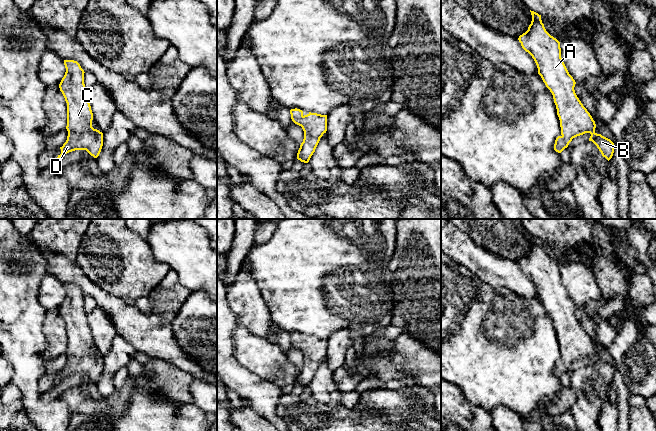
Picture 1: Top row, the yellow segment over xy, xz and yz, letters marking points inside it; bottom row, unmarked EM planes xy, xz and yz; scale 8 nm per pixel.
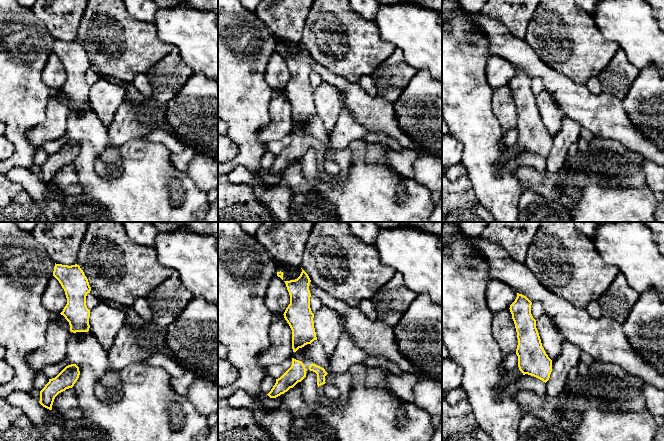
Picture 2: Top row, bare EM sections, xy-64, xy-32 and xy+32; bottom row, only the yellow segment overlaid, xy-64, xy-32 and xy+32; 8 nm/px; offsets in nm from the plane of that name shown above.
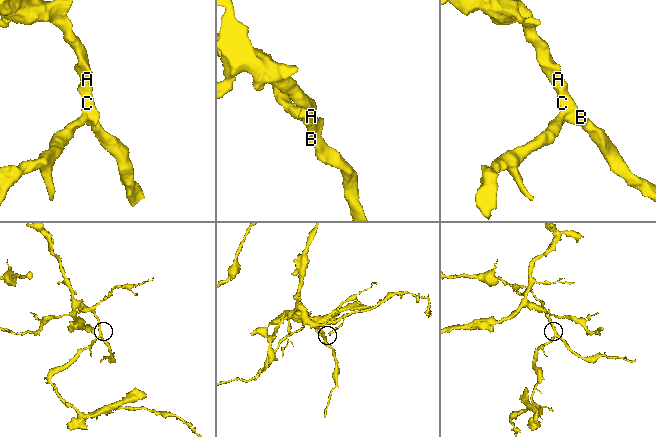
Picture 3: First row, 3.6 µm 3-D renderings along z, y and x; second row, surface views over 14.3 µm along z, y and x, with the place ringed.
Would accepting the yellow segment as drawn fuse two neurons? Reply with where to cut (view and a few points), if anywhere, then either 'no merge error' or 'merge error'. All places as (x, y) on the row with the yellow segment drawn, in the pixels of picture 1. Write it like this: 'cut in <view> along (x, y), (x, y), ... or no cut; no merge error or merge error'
no cut; no merge error

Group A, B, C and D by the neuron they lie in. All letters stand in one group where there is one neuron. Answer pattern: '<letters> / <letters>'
A B C D

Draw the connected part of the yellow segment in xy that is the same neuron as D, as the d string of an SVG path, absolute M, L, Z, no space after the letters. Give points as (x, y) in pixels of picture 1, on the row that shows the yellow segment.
M64 60L64 65L66 72L59 88L67 103L68 136L53 164L75 150L86 150L97 158L103 146L103 133L92 127L93 113L84 84L85 72L77 61Z

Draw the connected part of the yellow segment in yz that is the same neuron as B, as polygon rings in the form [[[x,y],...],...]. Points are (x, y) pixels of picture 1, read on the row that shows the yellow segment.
[[[531,10],[530,12],[532,15],[531,24],[528,30],[519,36],[518,40],[522,48],[534,59],[538,68],[538,74],[553,95],[561,127],[561,135],[555,140],[554,150],[561,153],[568,147],[573,138],[585,133],[590,133],[591,136],[589,141],[592,141],[597,146],[602,156],[609,161],[614,153],[614,143],[610,139],[595,132],[595,121],[577,97],[574,90],[576,82],[569,74],[561,58],[560,42],[546,31],[541,20],[541,15]]]

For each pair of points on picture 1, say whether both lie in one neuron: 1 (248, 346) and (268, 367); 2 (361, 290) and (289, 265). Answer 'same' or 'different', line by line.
1: same
2: same

